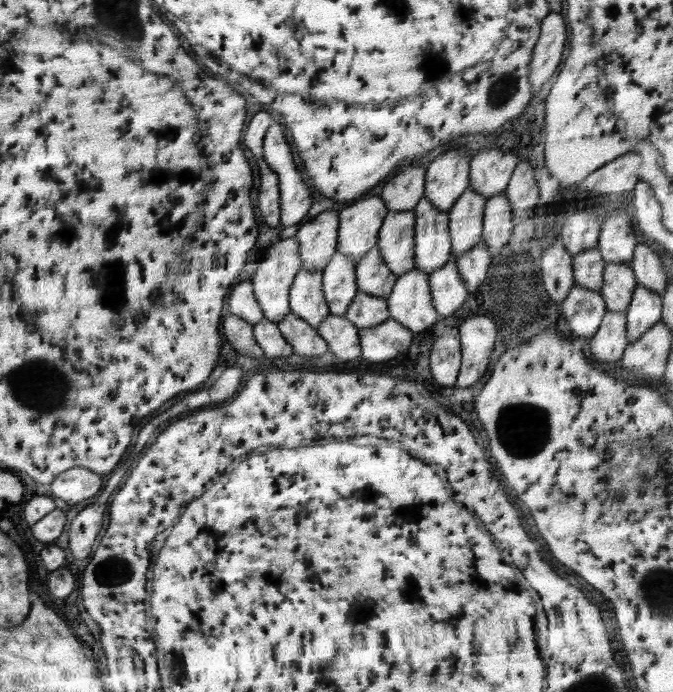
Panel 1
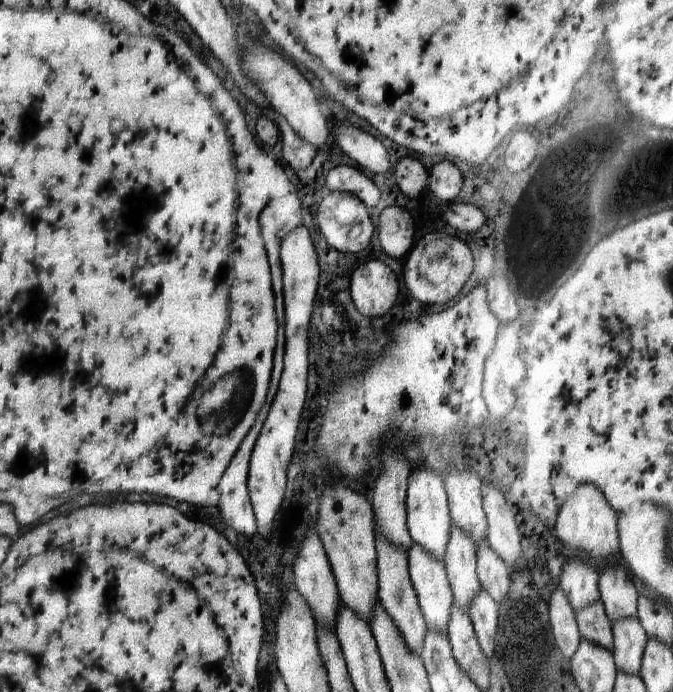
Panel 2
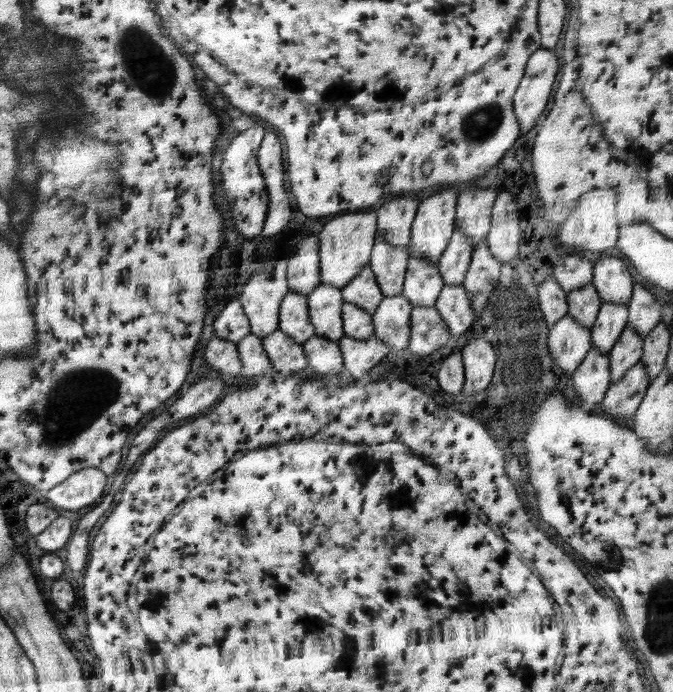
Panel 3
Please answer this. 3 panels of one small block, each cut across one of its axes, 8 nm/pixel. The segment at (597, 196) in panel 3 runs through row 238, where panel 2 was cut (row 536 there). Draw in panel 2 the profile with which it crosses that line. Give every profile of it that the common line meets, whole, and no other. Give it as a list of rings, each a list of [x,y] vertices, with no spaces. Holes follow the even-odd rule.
[[[582,484],[562,504],[553,524],[553,530],[556,536],[569,547],[584,550],[584,556],[588,554],[588,558],[592,558],[592,560],[606,560],[606,563],[609,564],[614,562],[614,556],[619,550],[617,517],[618,512],[614,512],[610,508],[610,504],[602,496],[602,492],[598,492],[598,488],[594,488],[592,484],[590,486]]]

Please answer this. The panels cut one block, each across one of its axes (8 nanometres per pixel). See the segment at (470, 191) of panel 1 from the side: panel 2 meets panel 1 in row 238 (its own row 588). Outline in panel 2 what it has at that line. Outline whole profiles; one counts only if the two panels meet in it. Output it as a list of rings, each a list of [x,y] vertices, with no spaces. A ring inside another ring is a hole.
[[[452,525],[443,563],[453,594],[453,606],[466,611],[481,589],[476,572],[477,545],[471,536]]]

